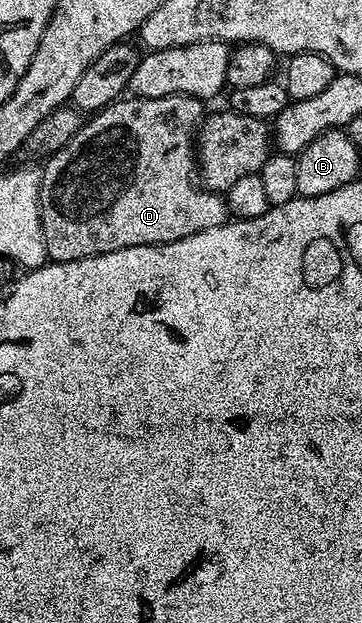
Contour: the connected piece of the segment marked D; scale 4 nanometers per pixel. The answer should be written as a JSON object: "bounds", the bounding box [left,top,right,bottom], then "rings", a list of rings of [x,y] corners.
{"bounds":[39,93,229,262],"rings":[[[186,93],[165,95],[164,97],[128,96],[126,99],[114,101],[112,105],[107,105],[104,109],[99,110],[88,120],[91,121],[88,125],[87,122],[80,124],[77,132],[71,136],[71,141],[62,145],[59,150],[46,158],[47,166],[42,166],[43,178],[39,184],[39,214],[41,215],[41,227],[43,228],[47,255],[52,262],[80,261],[97,255],[105,255],[109,251],[121,251],[125,247],[173,243],[177,239],[197,235],[197,231],[205,231],[209,227],[223,225],[229,220],[226,200],[220,194],[204,189],[197,180],[197,153],[193,148],[193,138],[205,117],[203,105],[204,102],[200,98],[192,97]]]}

